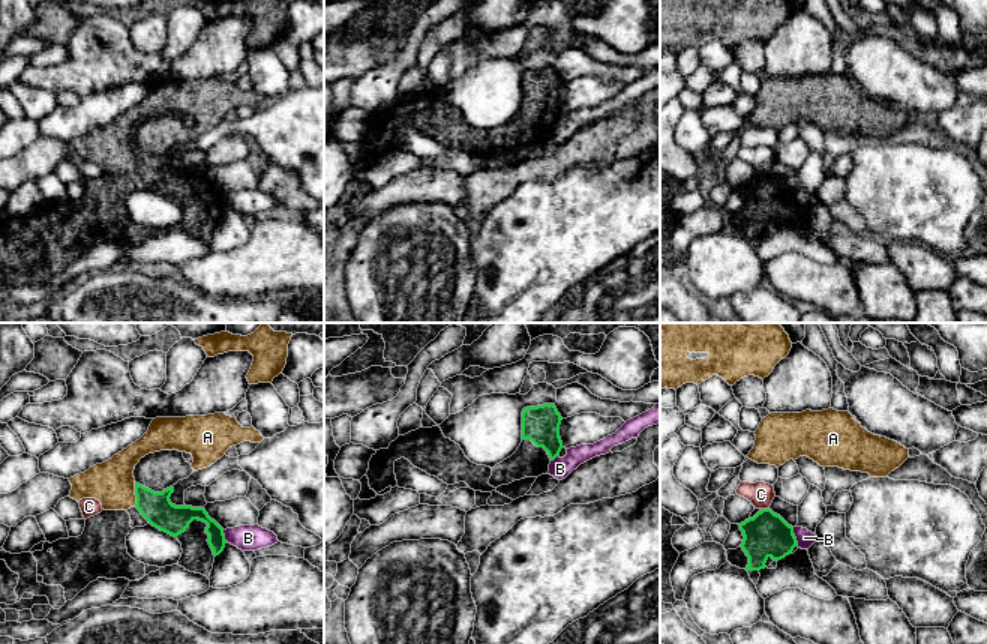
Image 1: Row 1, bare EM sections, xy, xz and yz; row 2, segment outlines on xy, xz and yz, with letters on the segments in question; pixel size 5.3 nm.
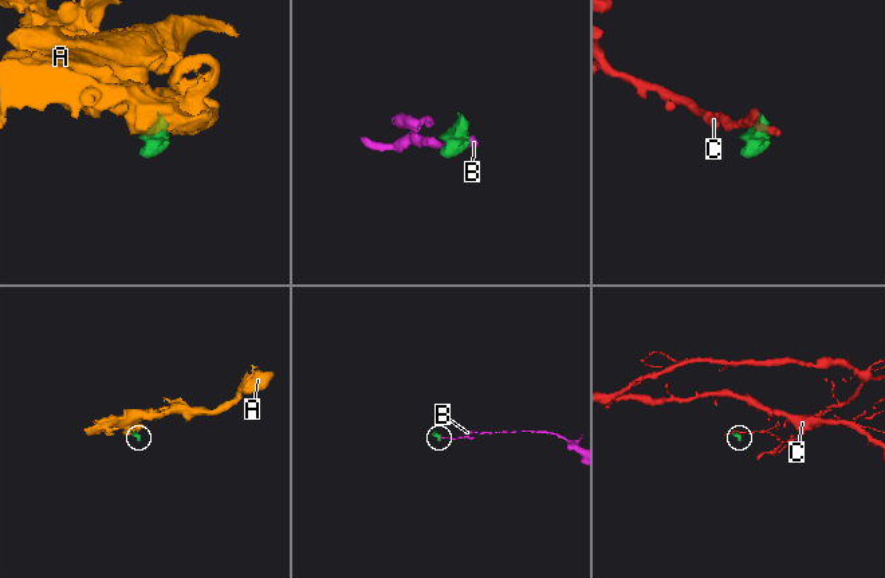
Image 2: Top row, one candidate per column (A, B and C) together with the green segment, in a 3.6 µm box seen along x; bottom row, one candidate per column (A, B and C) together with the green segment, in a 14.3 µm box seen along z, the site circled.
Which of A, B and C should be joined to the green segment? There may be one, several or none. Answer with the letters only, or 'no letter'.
no letter

